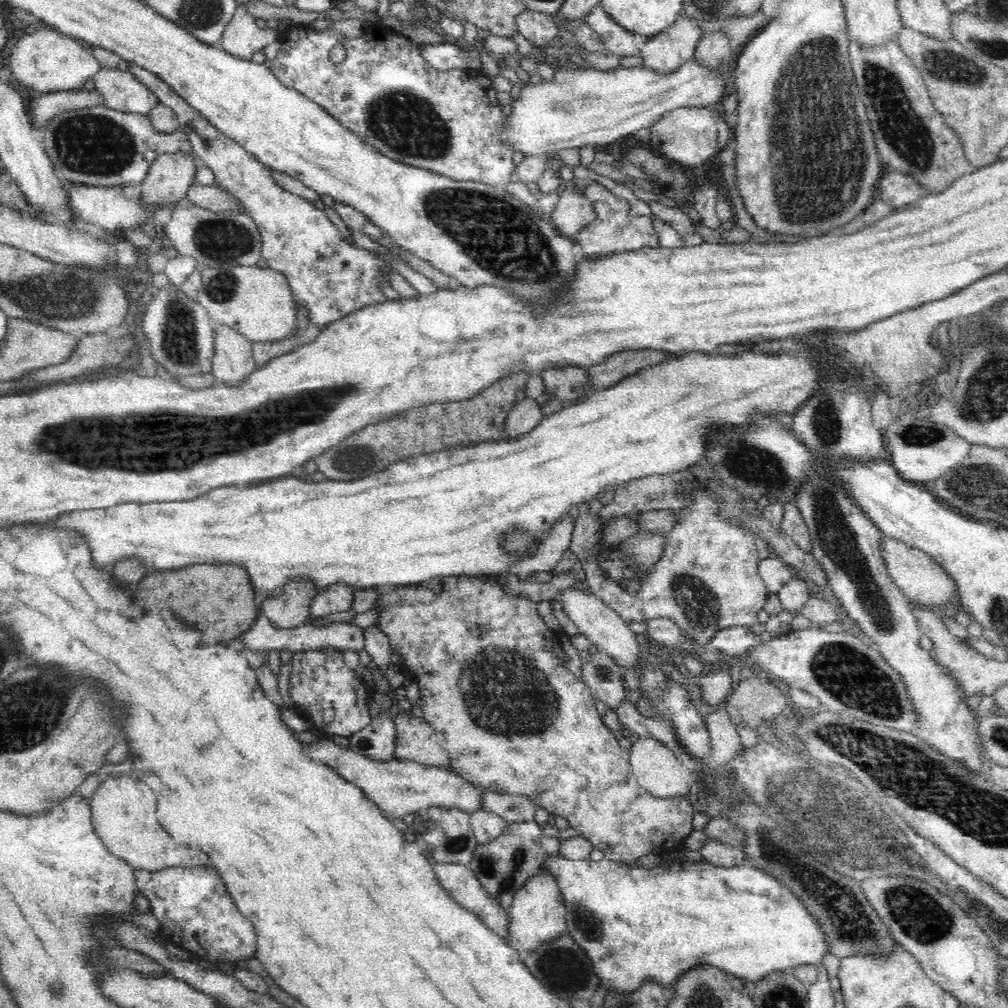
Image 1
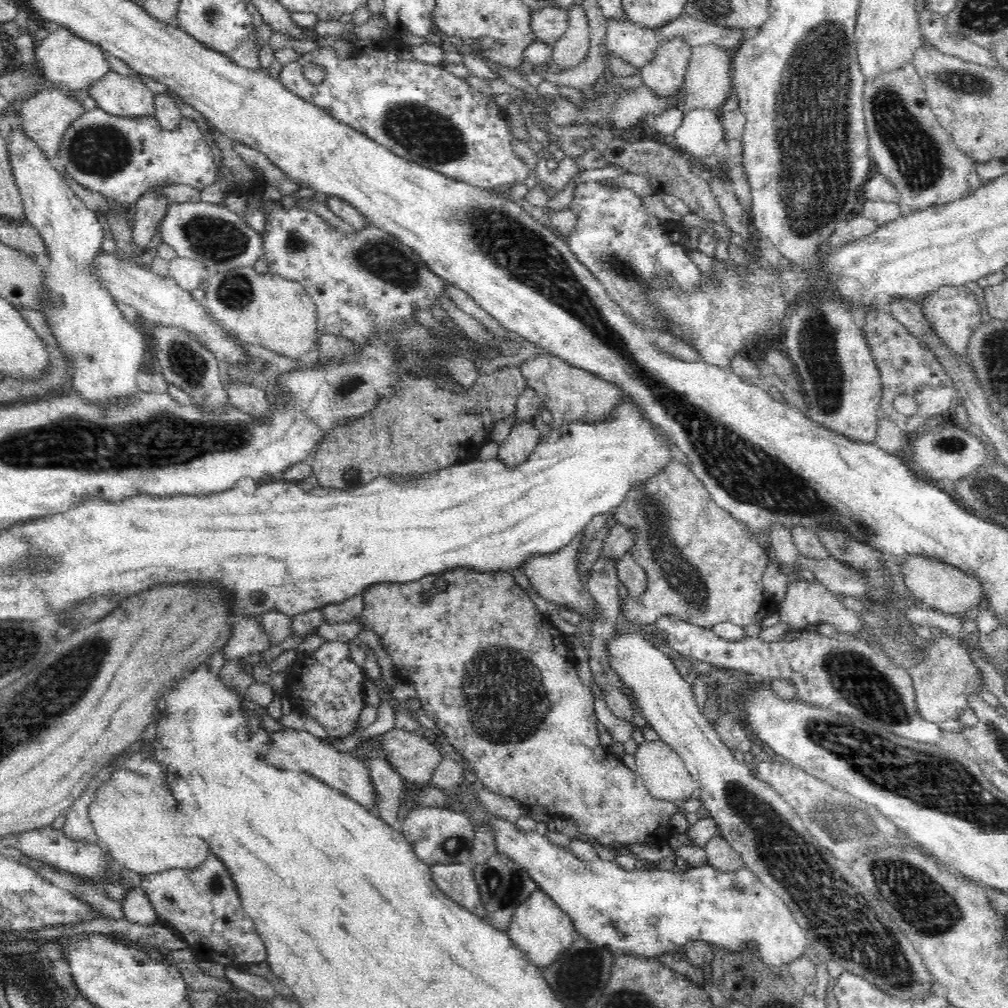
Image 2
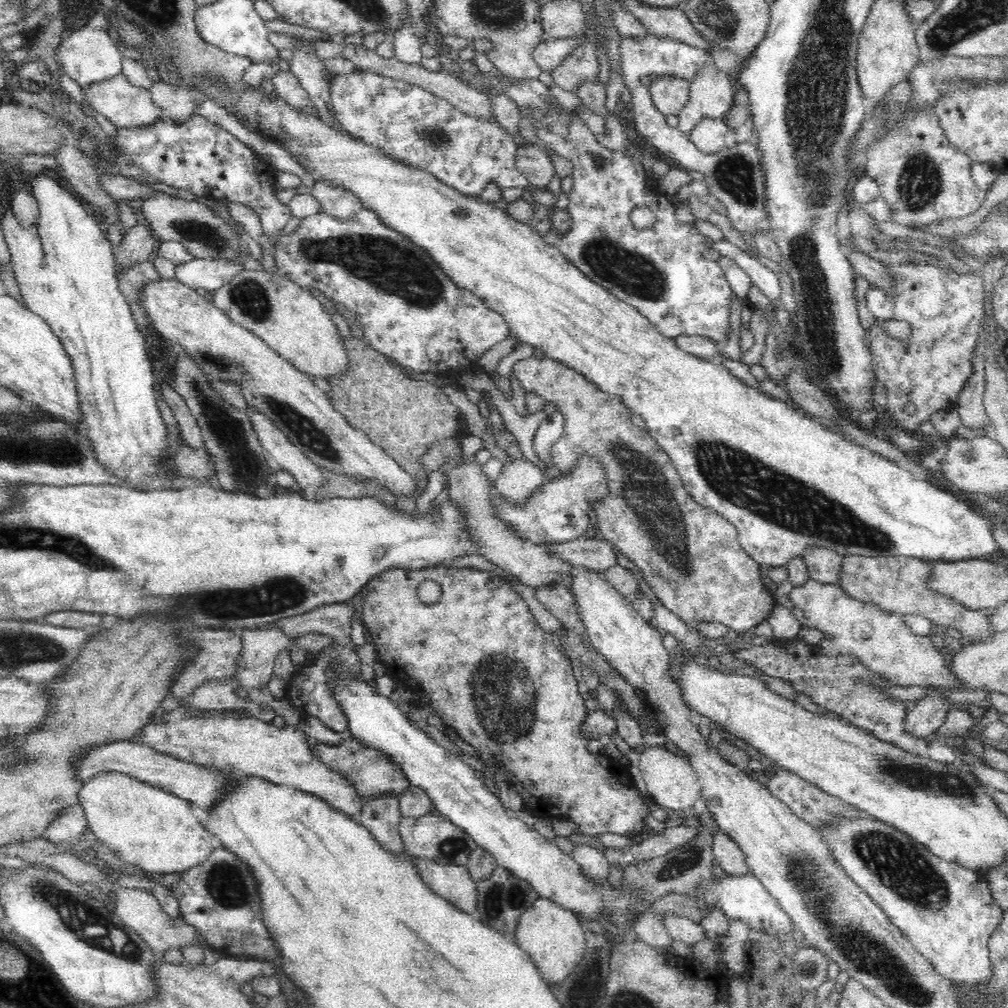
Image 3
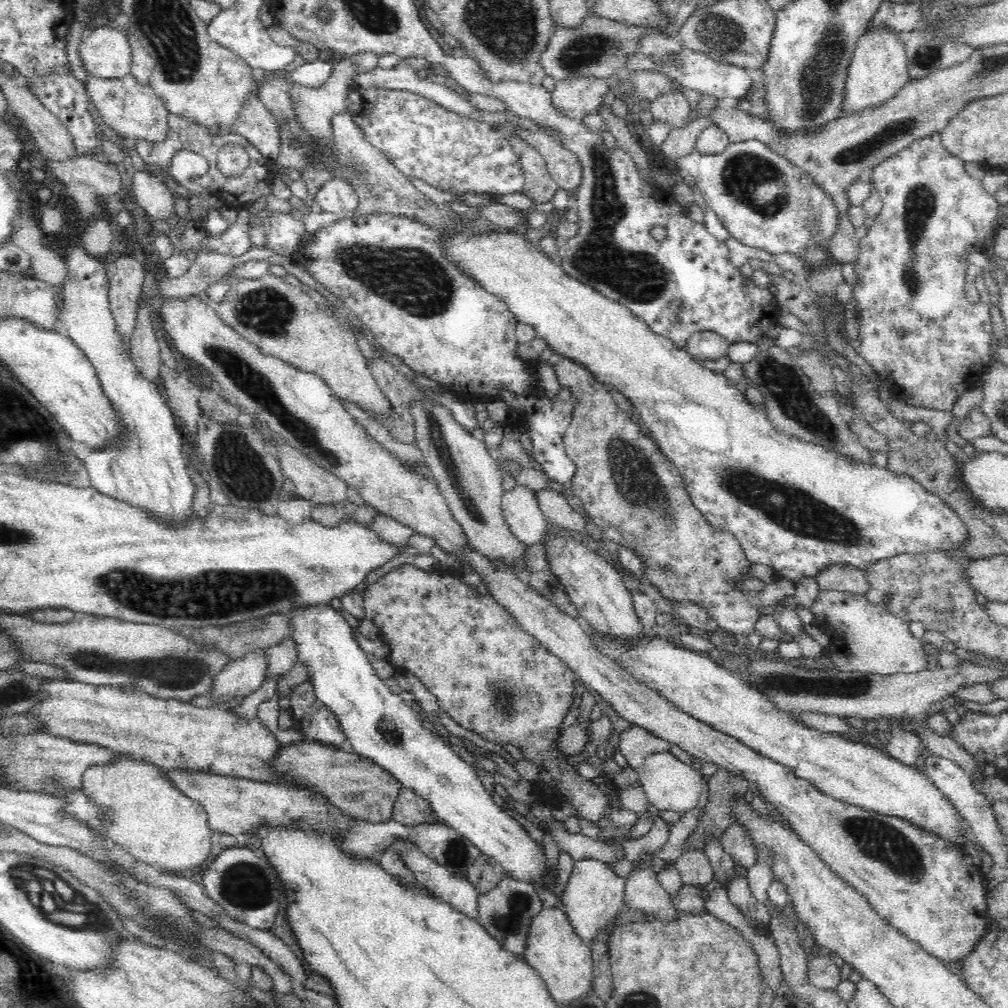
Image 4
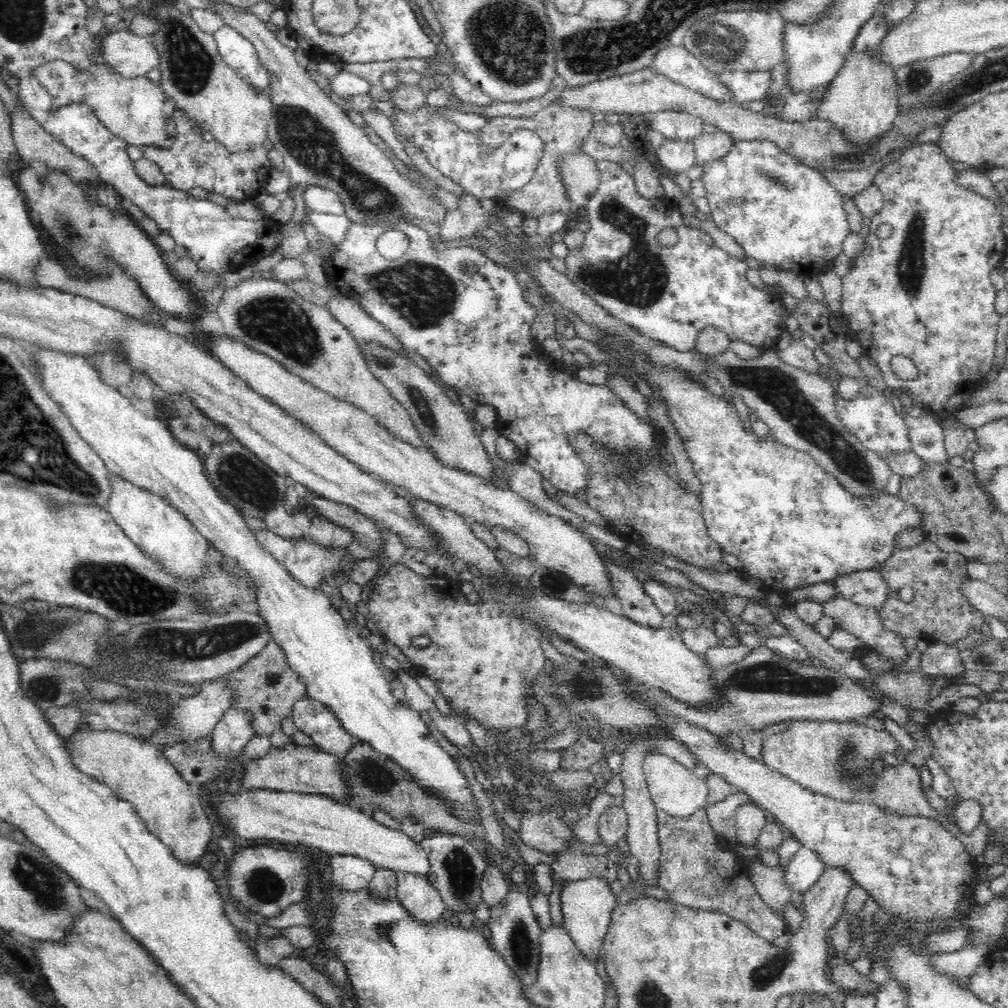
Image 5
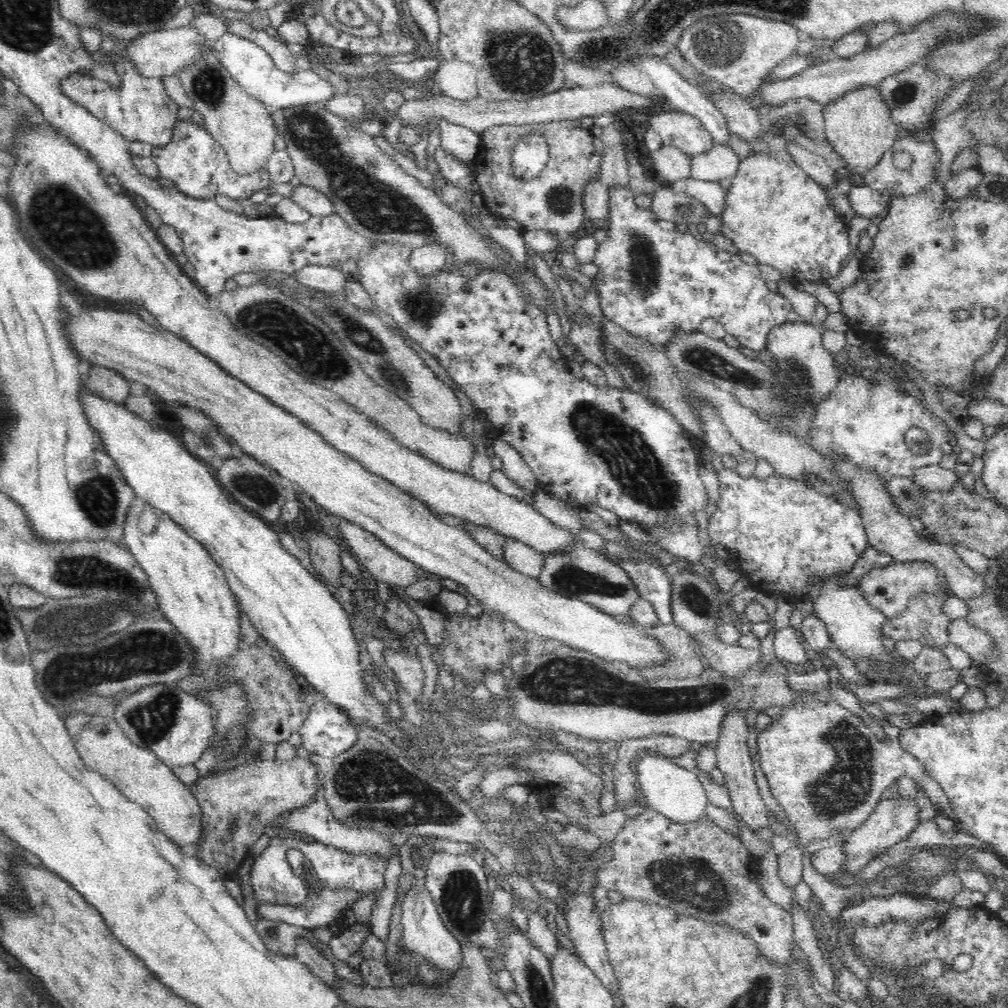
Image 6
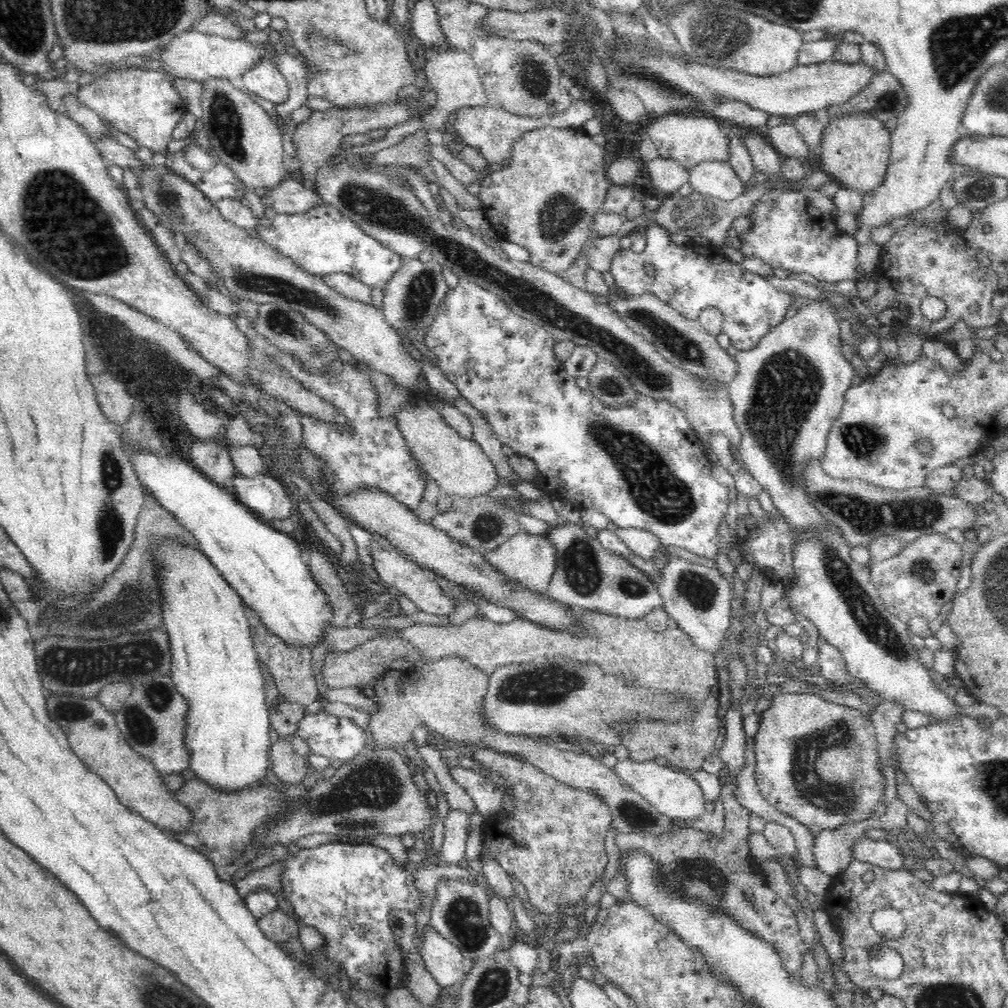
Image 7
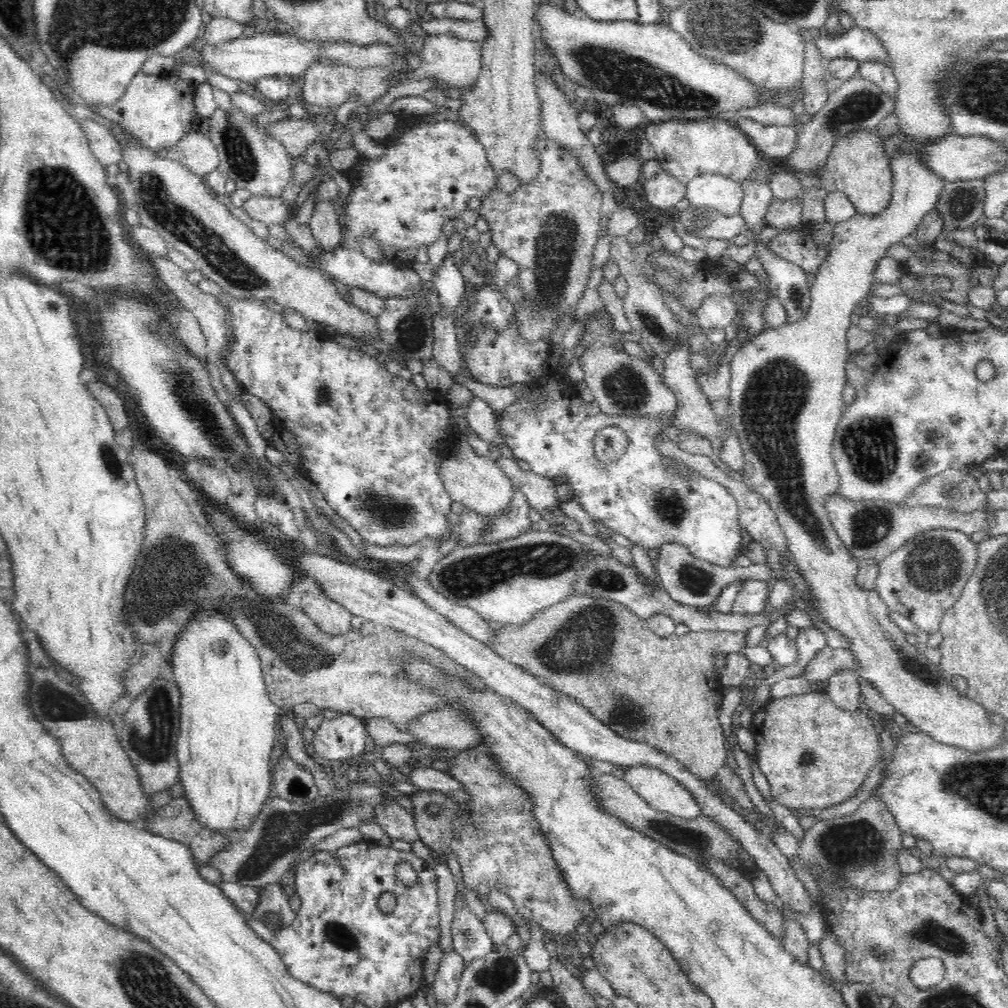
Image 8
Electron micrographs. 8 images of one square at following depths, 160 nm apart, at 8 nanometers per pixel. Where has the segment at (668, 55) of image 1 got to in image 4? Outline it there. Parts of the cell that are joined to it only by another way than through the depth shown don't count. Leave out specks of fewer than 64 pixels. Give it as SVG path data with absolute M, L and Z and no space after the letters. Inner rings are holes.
M672 90L658 96L649 104L649 108L653 120L667 122L672 129L682 128L690 120L690 114L693 112L690 102L680 90Z

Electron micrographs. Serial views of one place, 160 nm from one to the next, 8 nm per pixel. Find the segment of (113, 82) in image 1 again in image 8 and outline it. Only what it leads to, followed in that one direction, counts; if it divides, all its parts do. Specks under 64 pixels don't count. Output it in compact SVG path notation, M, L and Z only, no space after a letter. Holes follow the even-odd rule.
M172 71L162 73L160 75L146 75L140 72L132 78L132 82L128 84L124 96L112 104L112 106L90 106L92 111L100 114L104 118L110 119L112 122L122 125L124 132L130 133L140 139L151 151L161 154L167 151L172 146L176 146L186 134L198 131L201 122L201 116L196 113L196 106L194 105L195 86L190 81L185 81L176 76Z

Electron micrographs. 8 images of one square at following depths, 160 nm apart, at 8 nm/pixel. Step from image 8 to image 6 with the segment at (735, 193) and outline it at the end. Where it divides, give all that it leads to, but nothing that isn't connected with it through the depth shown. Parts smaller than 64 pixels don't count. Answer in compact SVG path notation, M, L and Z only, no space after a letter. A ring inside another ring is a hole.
M715 143L708 152L691 157L691 177L725 185L736 176L739 162L730 146Z

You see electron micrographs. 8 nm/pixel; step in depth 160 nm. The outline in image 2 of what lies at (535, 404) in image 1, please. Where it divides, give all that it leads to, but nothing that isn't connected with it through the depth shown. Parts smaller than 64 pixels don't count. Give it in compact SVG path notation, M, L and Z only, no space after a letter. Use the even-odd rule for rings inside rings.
M533 418L512 428L510 435L502 443L498 451L498 461L508 469L516 469L517 465L526 463L532 451L539 444L541 435L534 425Z

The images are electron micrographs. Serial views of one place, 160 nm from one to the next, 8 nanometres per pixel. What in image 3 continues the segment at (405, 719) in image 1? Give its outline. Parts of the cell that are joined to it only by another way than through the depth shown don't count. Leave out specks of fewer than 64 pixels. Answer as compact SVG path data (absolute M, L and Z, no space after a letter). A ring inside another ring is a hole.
M342 739L338 745L313 742L311 749L313 755L319 758L330 770L339 772L339 774L351 780L353 788L363 798L364 804L370 798L378 798L378 796L384 796L384 794L399 796L410 785L409 780L405 778L404 773L401 772L395 762L392 762L379 750L366 748L356 739Z

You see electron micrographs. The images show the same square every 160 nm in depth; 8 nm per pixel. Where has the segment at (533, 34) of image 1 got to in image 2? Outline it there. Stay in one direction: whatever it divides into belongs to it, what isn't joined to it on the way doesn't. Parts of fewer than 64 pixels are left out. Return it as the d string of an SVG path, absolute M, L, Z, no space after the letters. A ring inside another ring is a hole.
M546 7L533 11L530 27L536 40L555 45L568 28L568 11L560 7Z

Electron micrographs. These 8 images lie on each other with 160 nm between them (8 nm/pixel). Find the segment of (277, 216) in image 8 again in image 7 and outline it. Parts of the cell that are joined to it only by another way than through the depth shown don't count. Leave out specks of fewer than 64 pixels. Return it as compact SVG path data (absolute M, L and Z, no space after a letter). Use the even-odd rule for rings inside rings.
M286 178L262 197L264 207L271 208L277 214L302 214L324 205L322 198L313 188Z

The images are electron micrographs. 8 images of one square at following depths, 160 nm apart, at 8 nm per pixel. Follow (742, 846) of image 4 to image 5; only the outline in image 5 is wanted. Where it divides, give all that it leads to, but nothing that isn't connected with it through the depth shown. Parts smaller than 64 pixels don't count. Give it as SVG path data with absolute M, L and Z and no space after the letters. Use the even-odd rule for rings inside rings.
M754 801L741 804L736 810L736 838L737 844L742 844L746 848L754 846L764 824L766 824L766 814L764 810Z

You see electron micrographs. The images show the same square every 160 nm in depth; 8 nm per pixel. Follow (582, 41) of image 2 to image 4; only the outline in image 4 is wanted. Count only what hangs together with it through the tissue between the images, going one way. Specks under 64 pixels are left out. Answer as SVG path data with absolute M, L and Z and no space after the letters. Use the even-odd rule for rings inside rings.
M595 76L558 80L551 92L551 105L572 120L583 120L588 114L598 111L608 90L606 79Z

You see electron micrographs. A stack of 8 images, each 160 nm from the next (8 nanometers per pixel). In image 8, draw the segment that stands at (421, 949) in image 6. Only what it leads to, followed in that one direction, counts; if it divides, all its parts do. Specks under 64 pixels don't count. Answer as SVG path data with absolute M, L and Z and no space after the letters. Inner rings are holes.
M455 951L443 954L432 985L434 998L438 1004L447 1007L454 1002L465 966L463 958Z

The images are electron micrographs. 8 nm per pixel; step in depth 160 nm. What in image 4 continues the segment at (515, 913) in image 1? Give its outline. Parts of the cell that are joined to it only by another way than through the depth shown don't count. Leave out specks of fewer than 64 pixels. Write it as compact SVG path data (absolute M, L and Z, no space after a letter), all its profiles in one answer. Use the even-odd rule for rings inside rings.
M544 908L530 924L525 961L540 975L558 1006L576 1003L592 990L593 958L591 946L576 935L574 927L562 908Z

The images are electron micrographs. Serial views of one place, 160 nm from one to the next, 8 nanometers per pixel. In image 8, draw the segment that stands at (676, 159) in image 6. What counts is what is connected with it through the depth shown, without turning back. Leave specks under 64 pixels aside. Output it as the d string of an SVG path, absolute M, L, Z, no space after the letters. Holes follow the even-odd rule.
M661 169L654 178L642 180L646 200L651 207L662 210L675 209L683 200L687 185L678 182L671 174Z

